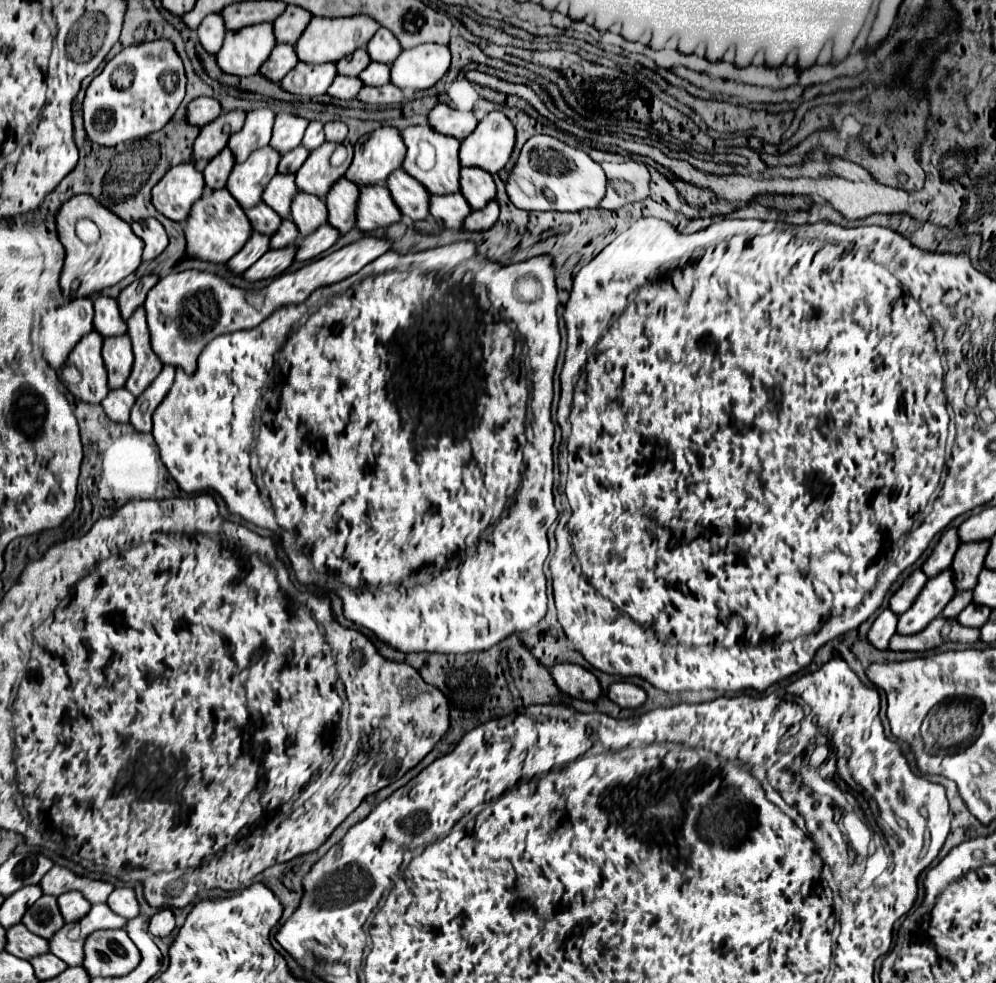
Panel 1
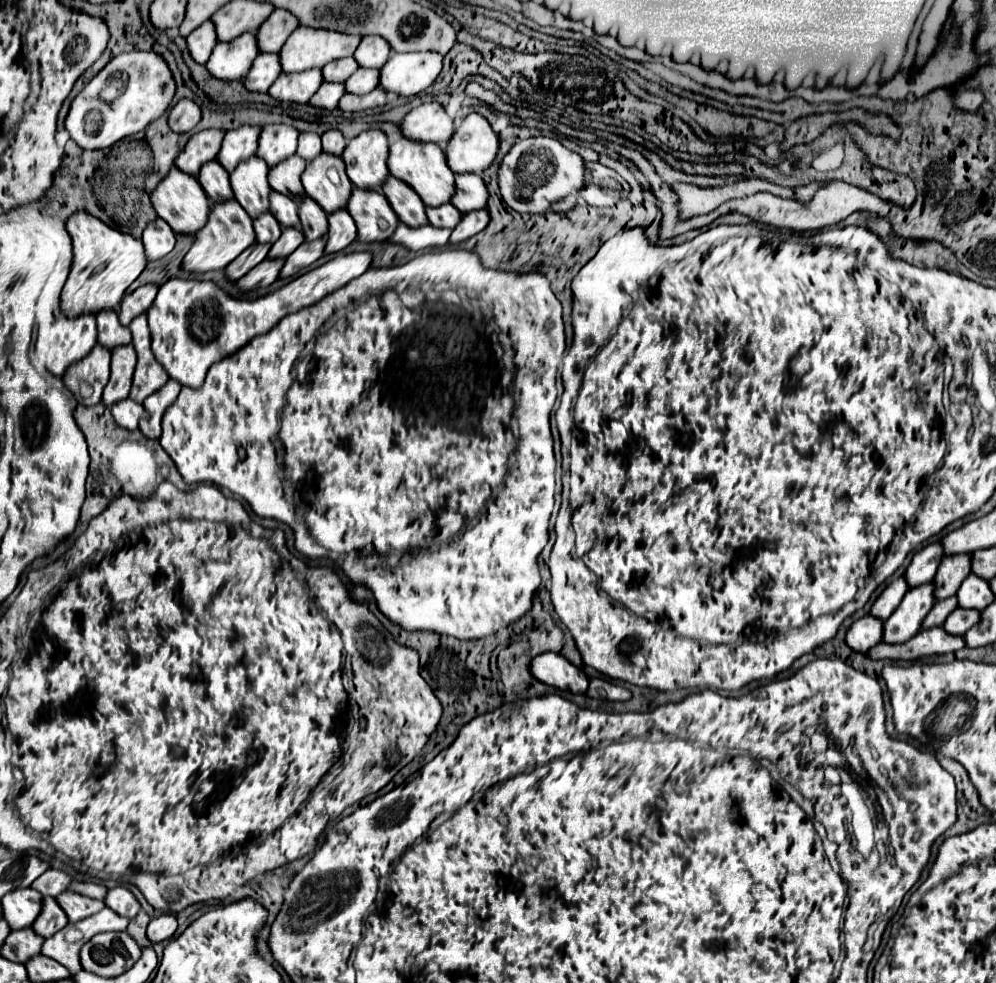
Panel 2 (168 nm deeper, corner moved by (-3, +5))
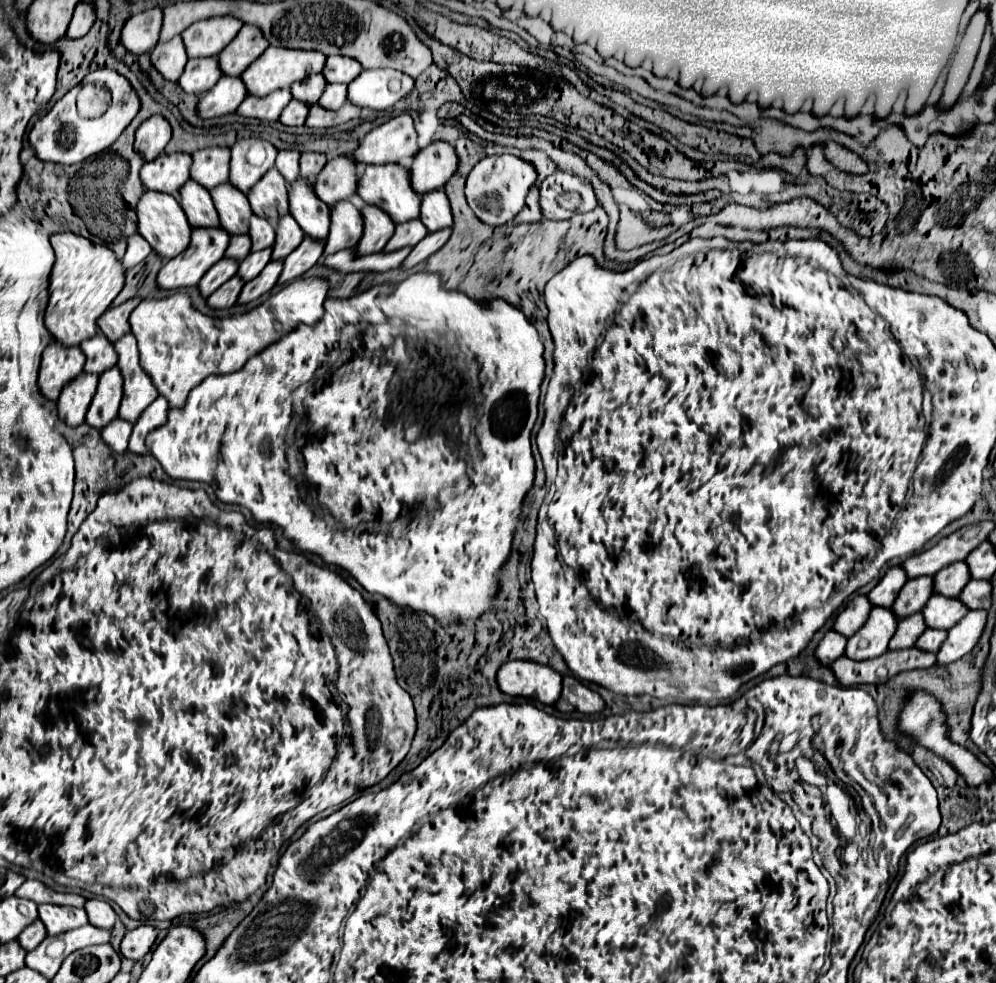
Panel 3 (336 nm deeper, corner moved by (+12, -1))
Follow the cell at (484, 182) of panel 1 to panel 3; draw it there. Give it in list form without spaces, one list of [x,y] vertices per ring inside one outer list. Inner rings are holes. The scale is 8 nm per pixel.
[[[444,189],[424,193],[420,219],[426,223],[430,233],[452,225],[452,219],[454,219],[452,217],[452,207],[450,207],[450,199],[448,199]]]

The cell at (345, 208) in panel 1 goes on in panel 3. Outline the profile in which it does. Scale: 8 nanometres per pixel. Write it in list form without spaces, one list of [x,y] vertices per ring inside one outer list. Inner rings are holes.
[[[304,237],[304,243],[300,243],[300,247],[296,247],[296,251],[288,255],[288,259],[284,259],[284,271],[278,283],[290,283],[296,277],[300,277],[304,271],[308,271],[322,257],[324,245],[326,243],[322,239]]]

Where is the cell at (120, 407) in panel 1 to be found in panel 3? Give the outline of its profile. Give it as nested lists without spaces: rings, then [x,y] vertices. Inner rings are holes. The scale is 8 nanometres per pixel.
[[[116,417],[112,423],[108,423],[102,431],[102,439],[116,451],[124,453],[128,449],[128,435],[132,433],[132,423]]]

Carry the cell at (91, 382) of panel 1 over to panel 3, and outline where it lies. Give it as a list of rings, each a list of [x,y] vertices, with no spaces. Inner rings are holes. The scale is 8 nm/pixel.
[[[80,373],[62,387],[58,397],[58,415],[66,425],[76,427],[84,423],[88,403],[92,401],[92,395],[96,391],[96,383],[98,375]]]

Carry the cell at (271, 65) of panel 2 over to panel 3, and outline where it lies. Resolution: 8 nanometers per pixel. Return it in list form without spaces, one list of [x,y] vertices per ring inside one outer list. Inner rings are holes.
[[[222,75],[222,79],[218,79],[218,83],[200,97],[198,115],[202,119],[210,119],[210,117],[232,113],[240,107],[240,103],[246,99],[246,95],[248,95],[248,91],[240,77]]]

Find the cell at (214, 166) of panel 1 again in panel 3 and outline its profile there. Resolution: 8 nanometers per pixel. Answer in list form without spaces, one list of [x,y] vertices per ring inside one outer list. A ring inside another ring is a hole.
[[[188,179],[180,189],[180,205],[188,215],[188,223],[192,227],[218,227],[218,211],[210,197],[210,191],[202,187],[198,181]]]

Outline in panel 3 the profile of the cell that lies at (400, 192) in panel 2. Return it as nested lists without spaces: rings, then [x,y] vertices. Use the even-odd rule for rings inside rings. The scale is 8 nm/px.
[[[366,203],[362,209],[362,215],[364,215],[364,239],[360,239],[360,243],[356,245],[356,253],[358,255],[378,253],[392,239],[392,235],[396,231],[396,223],[378,205]]]

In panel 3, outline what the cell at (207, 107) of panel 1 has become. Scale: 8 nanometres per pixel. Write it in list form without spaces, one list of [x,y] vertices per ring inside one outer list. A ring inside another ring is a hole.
[[[152,115],[138,127],[134,147],[144,155],[146,161],[152,161],[164,151],[170,139],[172,139],[170,123],[162,115]]]

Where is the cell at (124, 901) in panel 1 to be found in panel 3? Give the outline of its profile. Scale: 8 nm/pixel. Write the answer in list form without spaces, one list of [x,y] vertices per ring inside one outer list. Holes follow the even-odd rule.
[[[88,899],[86,905],[84,905],[84,909],[86,909],[88,919],[90,919],[92,925],[104,927],[104,929],[112,929],[112,927],[114,927],[116,913],[114,913],[114,909],[110,907],[108,901],[102,901],[102,899]]]

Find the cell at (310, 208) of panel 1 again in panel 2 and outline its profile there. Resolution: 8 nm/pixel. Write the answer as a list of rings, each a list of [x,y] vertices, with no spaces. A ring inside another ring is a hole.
[[[303,197],[299,203],[299,219],[305,241],[315,241],[327,235],[327,213],[311,199]]]

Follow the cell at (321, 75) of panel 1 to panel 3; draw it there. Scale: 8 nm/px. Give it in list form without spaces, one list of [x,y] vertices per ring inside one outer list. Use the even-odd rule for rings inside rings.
[[[276,89],[266,97],[248,95],[244,103],[238,107],[238,113],[262,121],[276,121],[280,117],[280,111],[290,103],[290,99],[292,99],[290,89]]]

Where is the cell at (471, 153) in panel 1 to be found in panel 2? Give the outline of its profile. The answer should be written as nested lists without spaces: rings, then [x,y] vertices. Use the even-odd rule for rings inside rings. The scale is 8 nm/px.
[[[471,113],[455,129],[451,141],[445,147],[447,167],[455,175],[481,173],[493,163],[497,147],[499,139],[489,121],[477,113]]]

